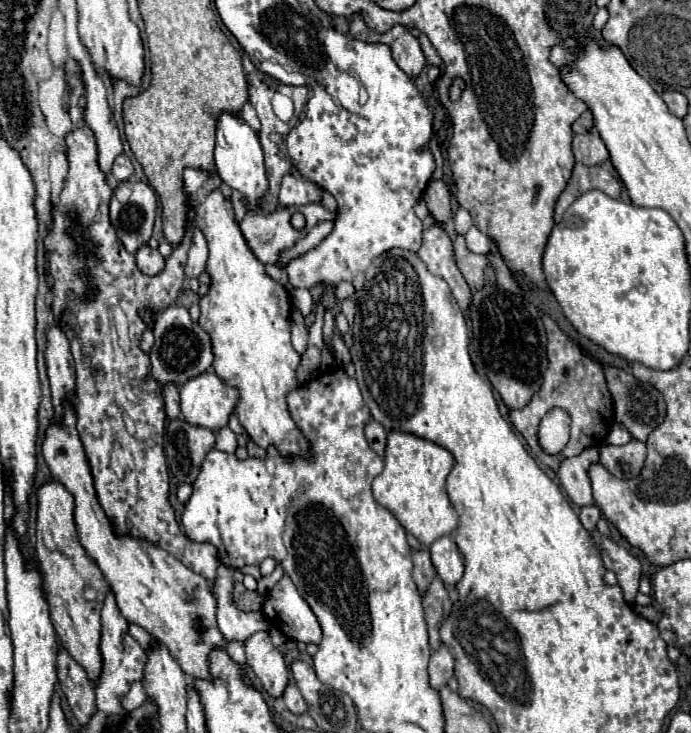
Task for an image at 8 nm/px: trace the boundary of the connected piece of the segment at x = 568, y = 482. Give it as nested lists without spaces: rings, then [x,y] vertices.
[[[598,447],[586,448],[578,456],[568,458],[560,464],[557,471],[558,478],[563,492],[578,506],[592,506],[592,486],[590,486],[590,476],[588,468],[590,464],[598,461]]]

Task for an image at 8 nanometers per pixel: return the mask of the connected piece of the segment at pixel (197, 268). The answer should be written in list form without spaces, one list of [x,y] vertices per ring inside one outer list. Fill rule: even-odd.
[[[196,228],[192,236],[192,246],[188,252],[188,264],[186,264],[186,278],[198,278],[206,268],[206,244],[202,244],[202,232]]]

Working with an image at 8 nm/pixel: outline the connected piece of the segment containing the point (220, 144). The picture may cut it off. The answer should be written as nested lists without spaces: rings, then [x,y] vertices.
[[[224,112],[218,118],[214,160],[216,160],[216,170],[218,170],[218,174],[222,178],[222,182],[242,194],[248,210],[256,210],[260,206],[260,200],[268,192],[268,178],[266,178],[266,168],[264,168],[260,140],[240,116]]]

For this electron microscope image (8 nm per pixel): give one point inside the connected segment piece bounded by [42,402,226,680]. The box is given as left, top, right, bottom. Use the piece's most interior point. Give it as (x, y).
(154, 590)

